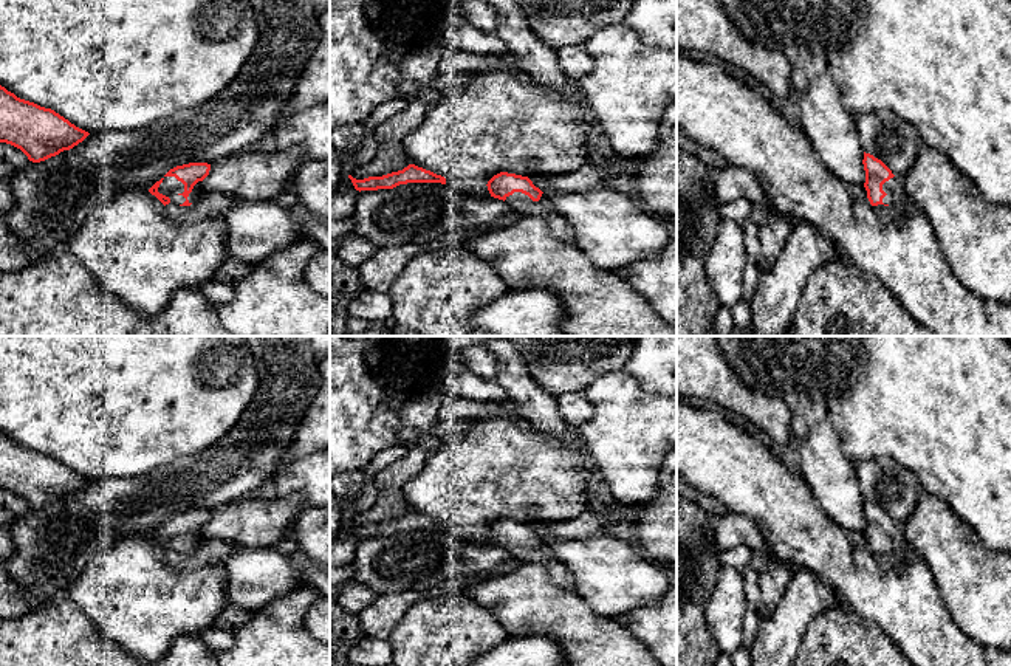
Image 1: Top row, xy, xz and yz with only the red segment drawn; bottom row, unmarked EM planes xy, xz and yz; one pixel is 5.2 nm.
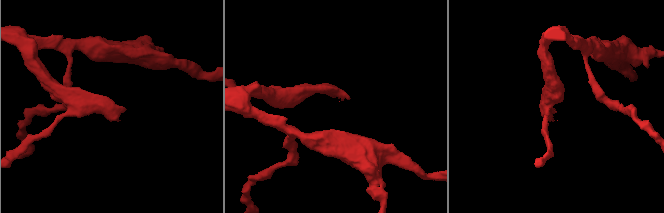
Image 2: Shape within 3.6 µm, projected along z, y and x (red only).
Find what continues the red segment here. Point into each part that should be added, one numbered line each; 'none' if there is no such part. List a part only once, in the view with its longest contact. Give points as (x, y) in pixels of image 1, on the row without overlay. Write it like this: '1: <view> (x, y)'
1: xy (171, 533)

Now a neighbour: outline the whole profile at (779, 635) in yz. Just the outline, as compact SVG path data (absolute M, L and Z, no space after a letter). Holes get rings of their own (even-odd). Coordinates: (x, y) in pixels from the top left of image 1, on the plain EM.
M796 570L779 606L760 621L749 649L751 666L793 666L808 624L831 606L841 606L841 602L819 578L807 570Z

